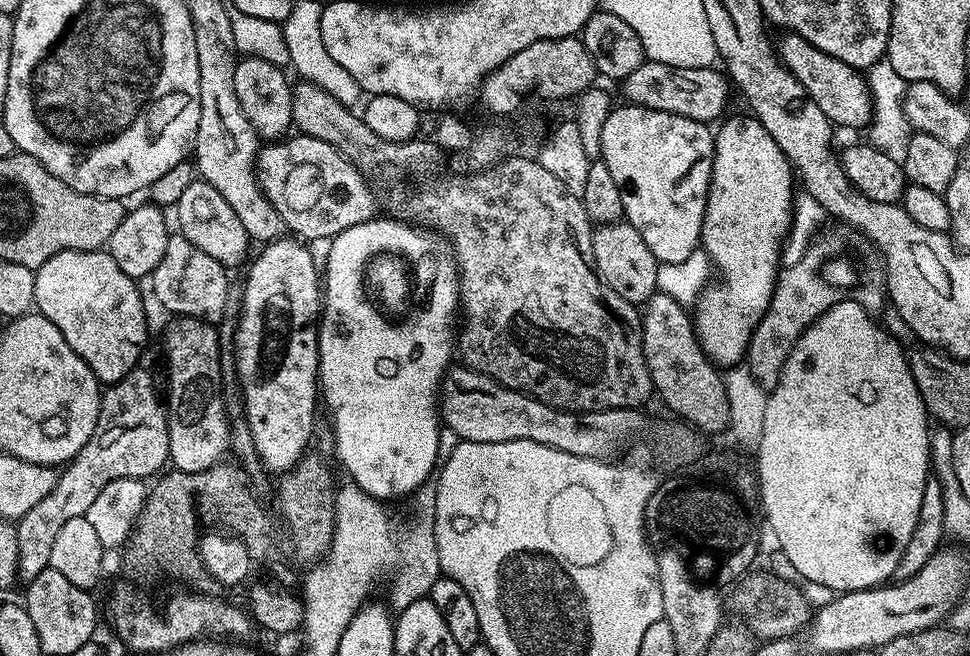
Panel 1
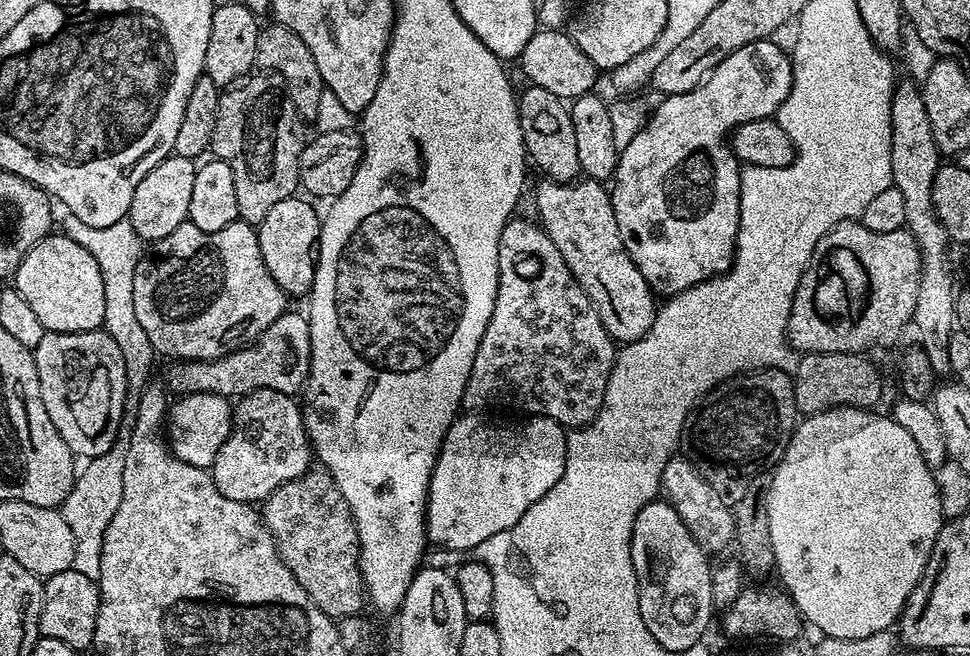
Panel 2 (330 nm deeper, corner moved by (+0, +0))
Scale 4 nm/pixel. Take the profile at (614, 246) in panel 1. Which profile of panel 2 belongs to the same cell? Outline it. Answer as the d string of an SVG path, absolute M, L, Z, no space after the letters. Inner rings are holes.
M535 86L525 87L525 92L522 91L518 96L518 107L520 110L520 125L522 126L522 138L524 139L524 150L529 161L532 160L537 164L538 167L544 171L543 175L549 180L557 180L559 184L570 184L573 183L581 175L580 163L578 162L578 145L574 139L574 122L572 121L572 114L569 105L563 100L559 100L554 94L550 94L550 90L542 90L541 88Z

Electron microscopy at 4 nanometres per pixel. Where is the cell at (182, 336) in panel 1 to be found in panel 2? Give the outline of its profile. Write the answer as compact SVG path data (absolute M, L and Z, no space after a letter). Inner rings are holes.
M263 388L239 397L232 414L232 433L222 442L222 450L218 450L210 471L214 486L223 496L255 505L267 500L278 486L307 472L313 464L314 453L304 429L301 405L278 390Z

